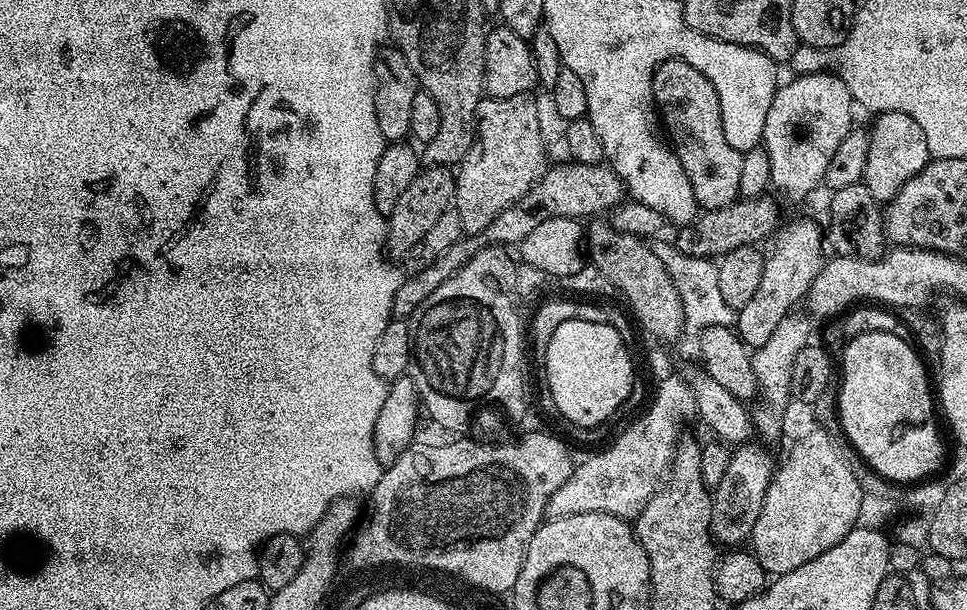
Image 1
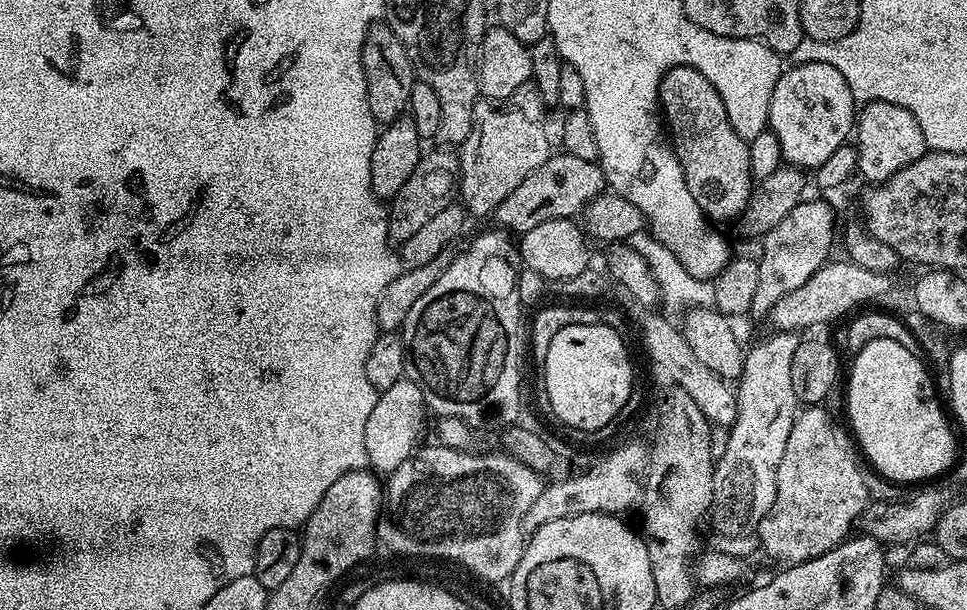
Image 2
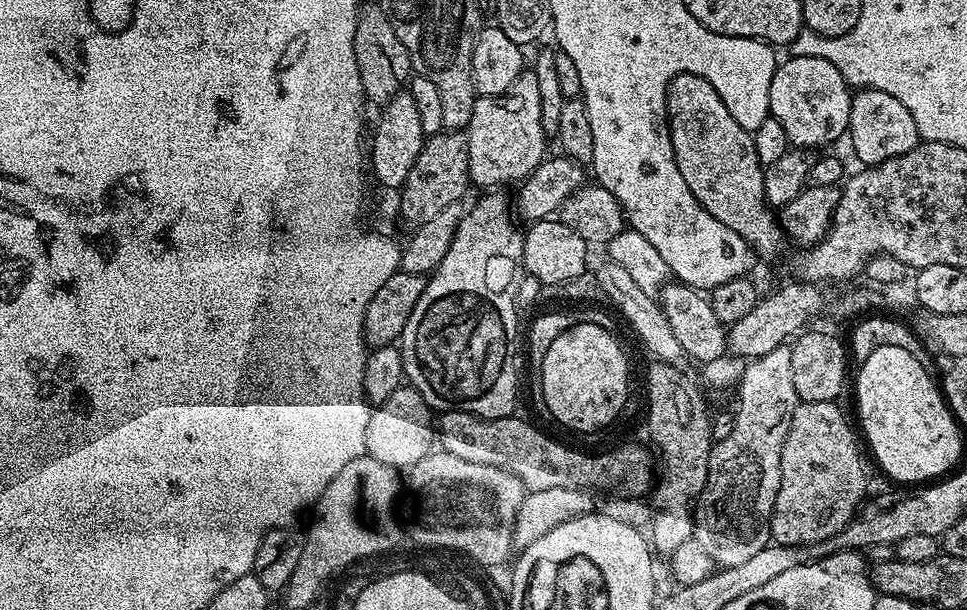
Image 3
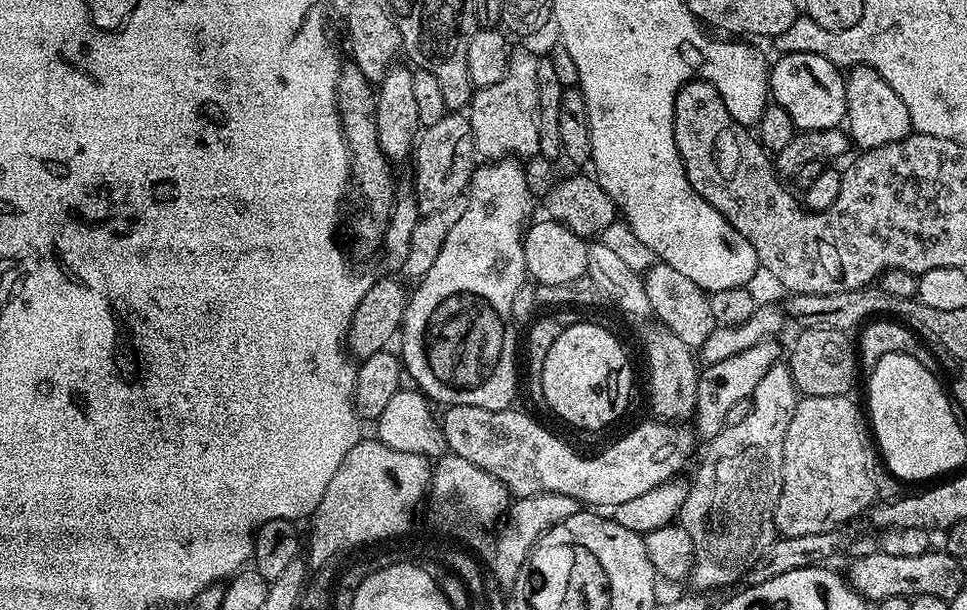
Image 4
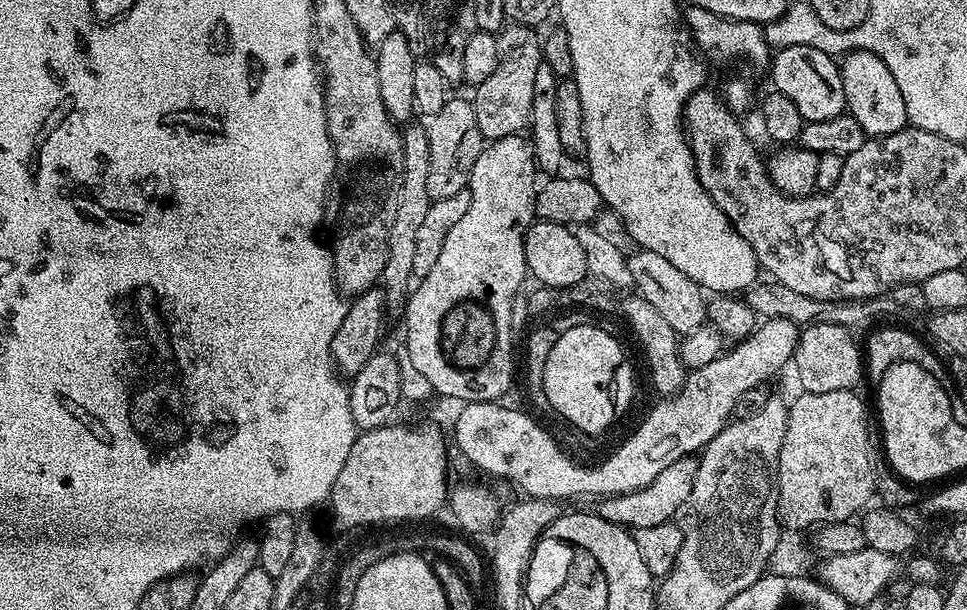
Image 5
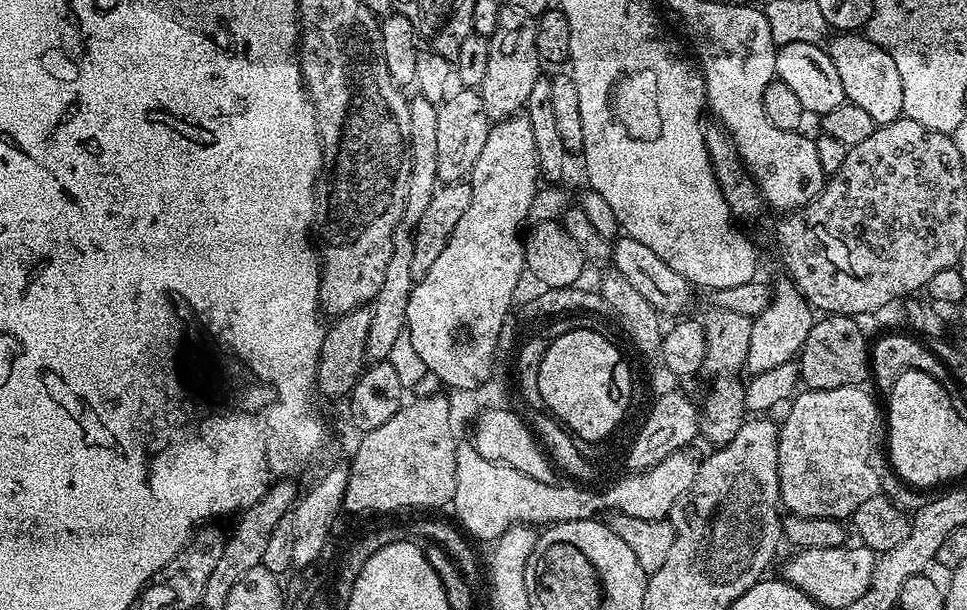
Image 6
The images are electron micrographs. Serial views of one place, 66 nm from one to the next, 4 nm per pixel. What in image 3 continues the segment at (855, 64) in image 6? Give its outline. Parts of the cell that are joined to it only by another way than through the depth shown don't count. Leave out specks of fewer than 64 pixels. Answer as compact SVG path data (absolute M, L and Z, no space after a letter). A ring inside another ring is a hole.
M865 88L857 91L852 98L850 118L848 119L847 139L852 139L852 148L864 166L881 164L890 158L898 158L916 144L921 143L918 126L914 126L914 118L898 98L886 94L882 90Z

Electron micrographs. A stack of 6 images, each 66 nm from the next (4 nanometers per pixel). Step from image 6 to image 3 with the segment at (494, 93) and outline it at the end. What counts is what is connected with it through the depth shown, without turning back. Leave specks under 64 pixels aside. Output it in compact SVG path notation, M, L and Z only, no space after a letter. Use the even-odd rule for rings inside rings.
M525 70L521 72L518 78L514 78L514 86L510 86L510 90L506 90L501 96L477 96L474 102L474 114L470 114L470 122L466 129L466 135L468 137L468 179L475 187L477 184L480 190L496 190L504 186L500 184L512 184L515 180L516 184L531 175L546 159L546 152L544 152L546 137L544 127L542 126L542 98L538 95L538 78L536 77L535 71Z

